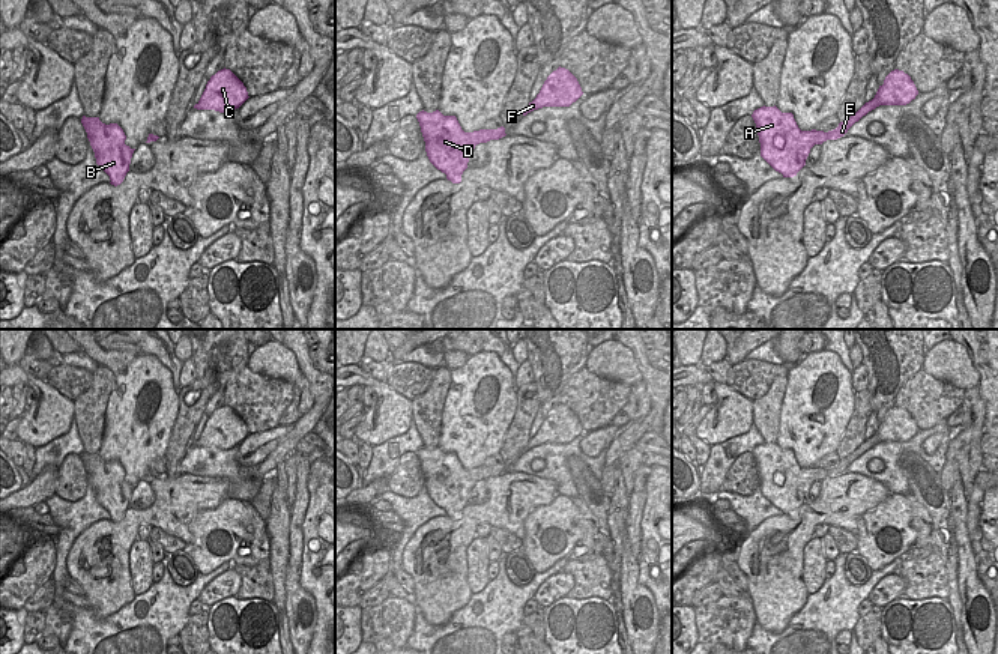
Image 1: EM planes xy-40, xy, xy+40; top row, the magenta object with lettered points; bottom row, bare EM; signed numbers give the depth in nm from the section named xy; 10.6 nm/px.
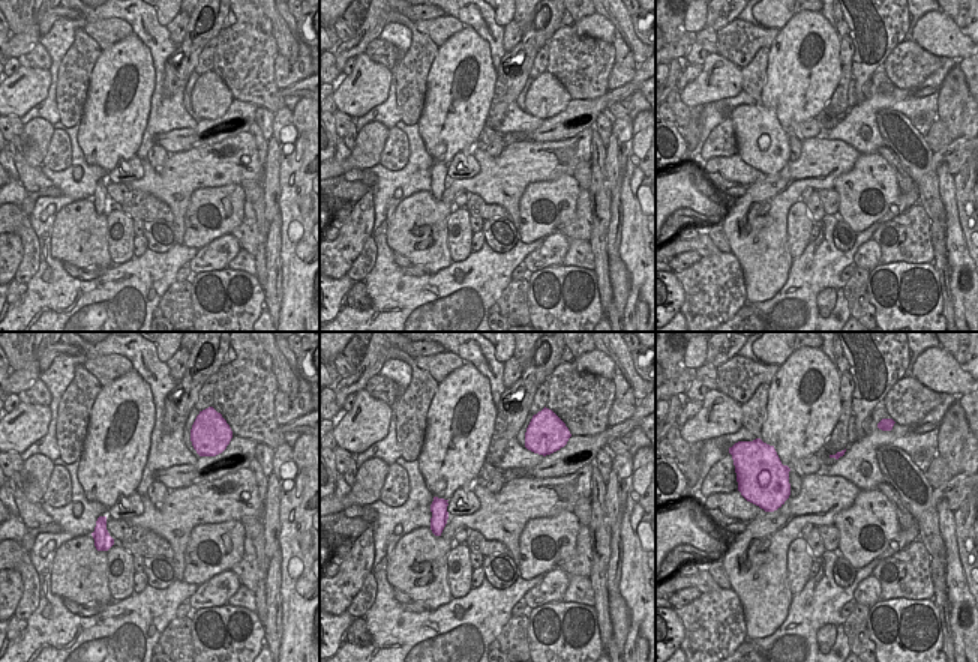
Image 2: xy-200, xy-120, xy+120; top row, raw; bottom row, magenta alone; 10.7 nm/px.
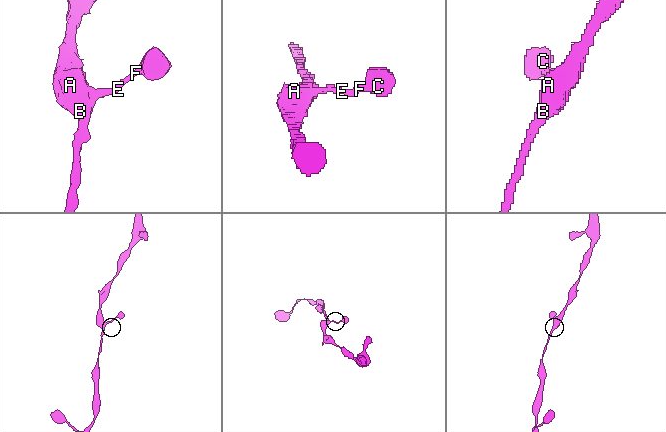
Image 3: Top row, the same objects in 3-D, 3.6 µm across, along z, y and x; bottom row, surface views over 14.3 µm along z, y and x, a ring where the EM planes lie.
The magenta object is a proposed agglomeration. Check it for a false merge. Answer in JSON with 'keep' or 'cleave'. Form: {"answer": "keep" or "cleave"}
{"answer": "keep"}

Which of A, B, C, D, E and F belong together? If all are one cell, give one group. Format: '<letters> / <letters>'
A B C D E F

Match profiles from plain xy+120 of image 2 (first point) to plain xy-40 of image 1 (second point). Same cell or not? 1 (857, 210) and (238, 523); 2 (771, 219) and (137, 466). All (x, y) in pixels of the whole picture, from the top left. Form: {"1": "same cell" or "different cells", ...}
{"1": "same cell", "2": "different cells"}

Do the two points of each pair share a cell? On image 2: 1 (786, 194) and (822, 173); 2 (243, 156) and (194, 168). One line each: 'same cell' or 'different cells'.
1: same cell
2: same cell

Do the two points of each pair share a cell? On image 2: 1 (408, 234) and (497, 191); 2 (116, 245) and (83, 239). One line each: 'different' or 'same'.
1: same
2: different

